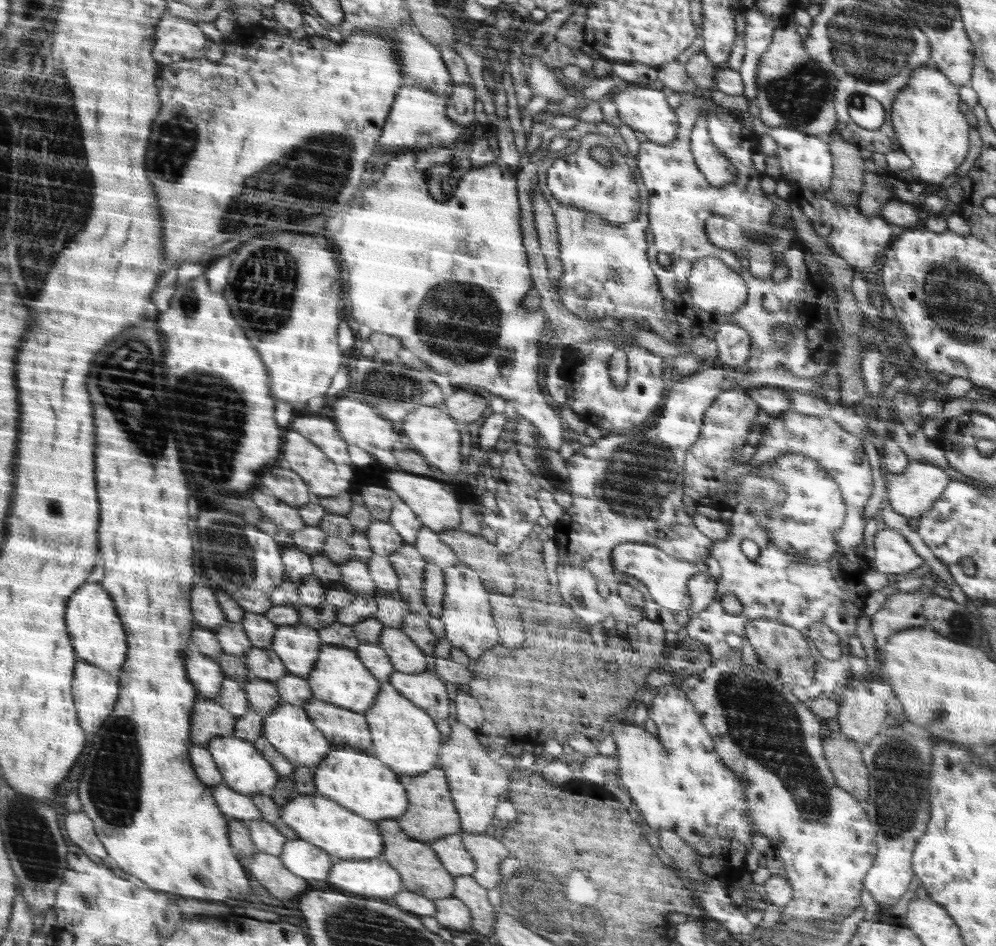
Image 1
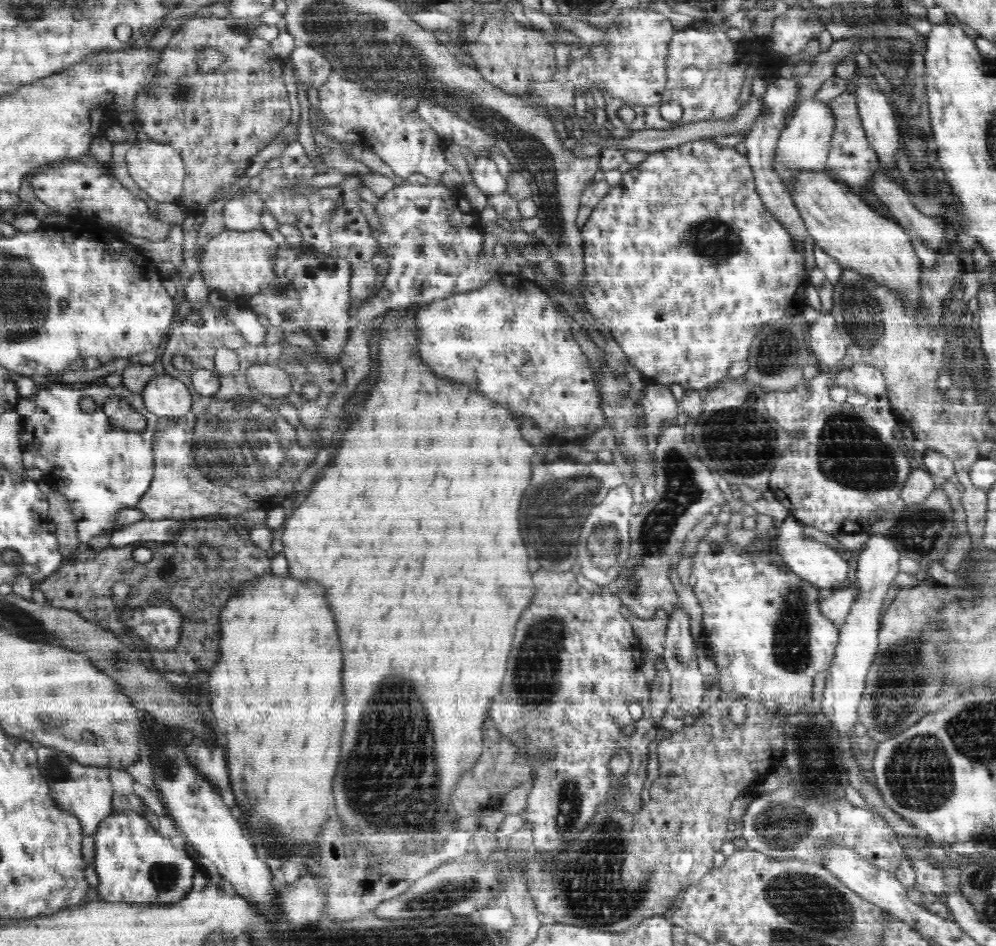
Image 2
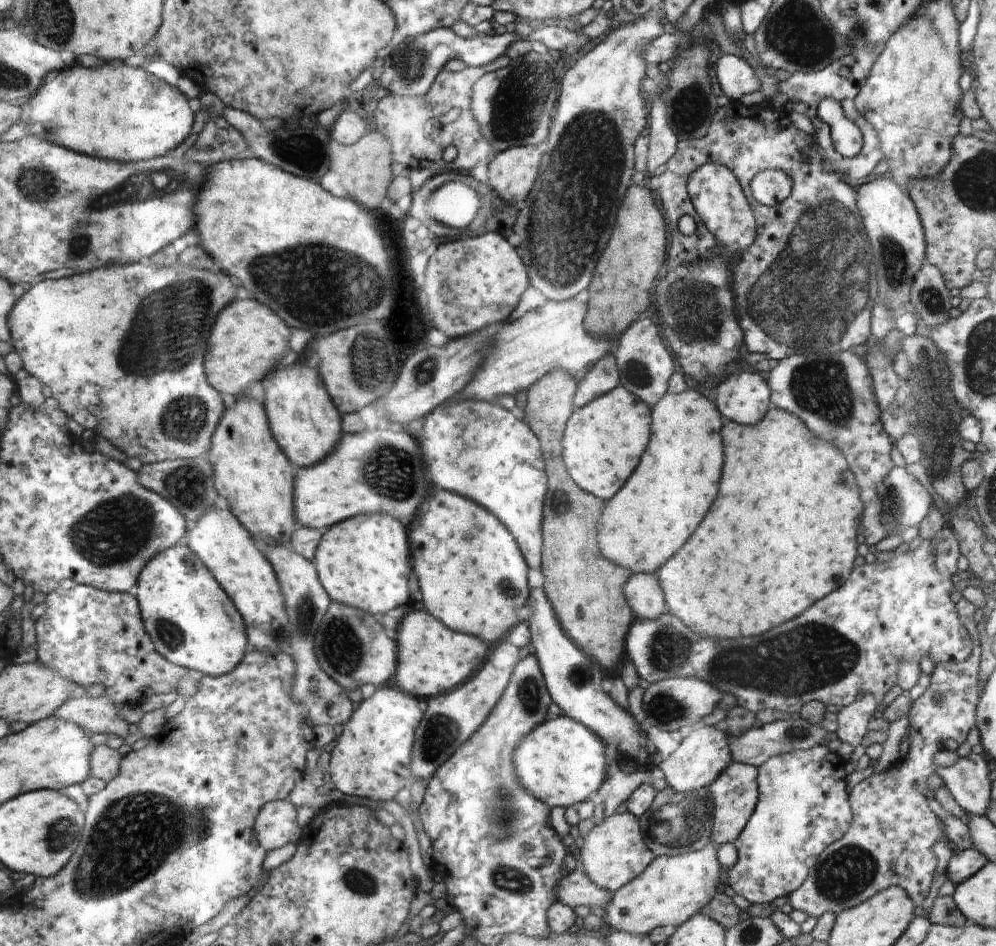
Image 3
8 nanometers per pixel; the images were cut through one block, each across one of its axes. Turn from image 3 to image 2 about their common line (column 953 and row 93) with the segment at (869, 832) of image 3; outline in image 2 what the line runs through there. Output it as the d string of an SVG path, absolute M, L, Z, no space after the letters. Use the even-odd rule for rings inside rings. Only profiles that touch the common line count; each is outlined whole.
M686 28L675 32L668 44L668 56L666 56L666 86L662 93L661 100L654 106L632 105L607 99L606 102L606 123L609 127L628 130L668 130L669 128L684 126L684 124L696 124L704 120L728 120L731 116L738 114L742 104L739 105L738 92L742 88L746 70L750 68L752 51L745 50L738 46L739 42L732 40L727 32L715 31L704 32L699 29ZM696 66L704 73L704 82L700 86L684 86L680 80L680 72L686 67ZM667 102L677 102L683 109L683 116L680 120L669 123L662 118L659 108ZM628 106L634 109L636 118L630 124L622 124L617 116L621 107Z

